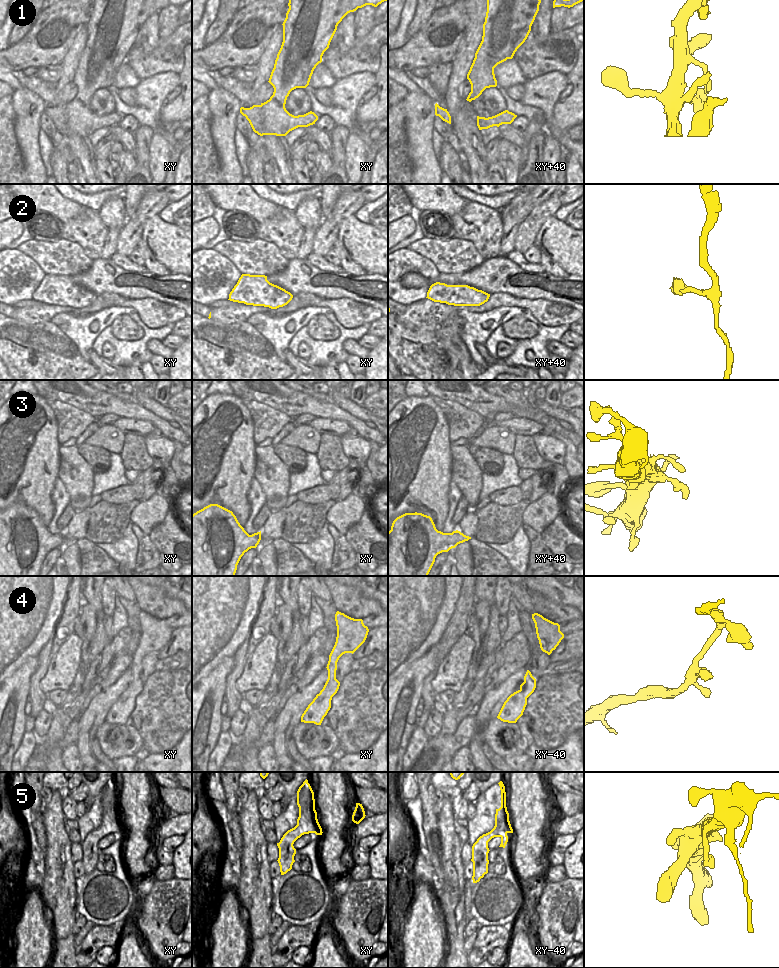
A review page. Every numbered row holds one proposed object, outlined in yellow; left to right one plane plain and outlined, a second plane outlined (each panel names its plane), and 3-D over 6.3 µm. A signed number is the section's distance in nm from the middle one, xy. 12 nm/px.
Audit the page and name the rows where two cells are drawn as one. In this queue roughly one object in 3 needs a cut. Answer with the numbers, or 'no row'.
no row

